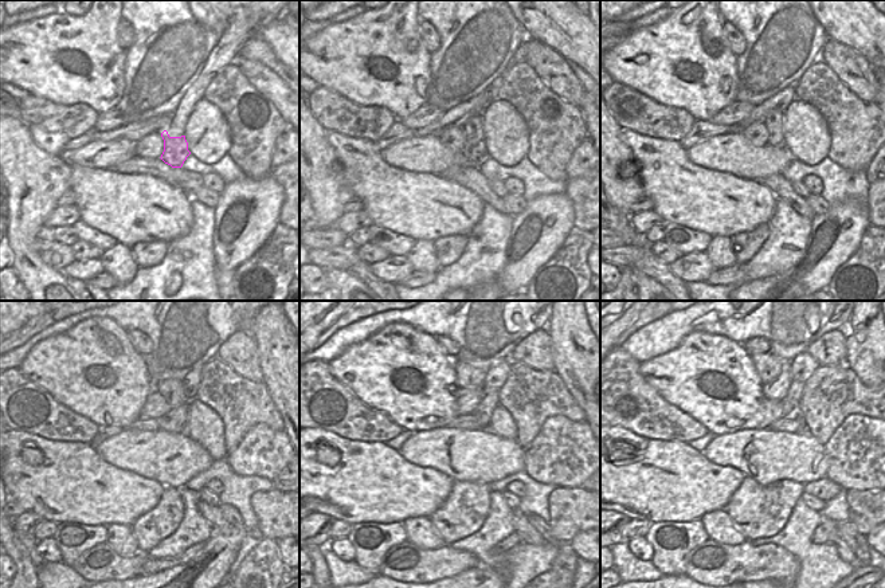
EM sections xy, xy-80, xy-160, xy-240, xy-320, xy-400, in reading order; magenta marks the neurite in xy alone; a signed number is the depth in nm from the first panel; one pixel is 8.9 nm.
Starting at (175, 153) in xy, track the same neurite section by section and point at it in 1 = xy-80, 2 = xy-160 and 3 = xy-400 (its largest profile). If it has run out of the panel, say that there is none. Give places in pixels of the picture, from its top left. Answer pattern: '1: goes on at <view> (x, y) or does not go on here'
1: goes on at xy-80 (474, 151)
2: goes on at xy-160 (774, 120)
3: goes on at xy-400 (768, 367)

